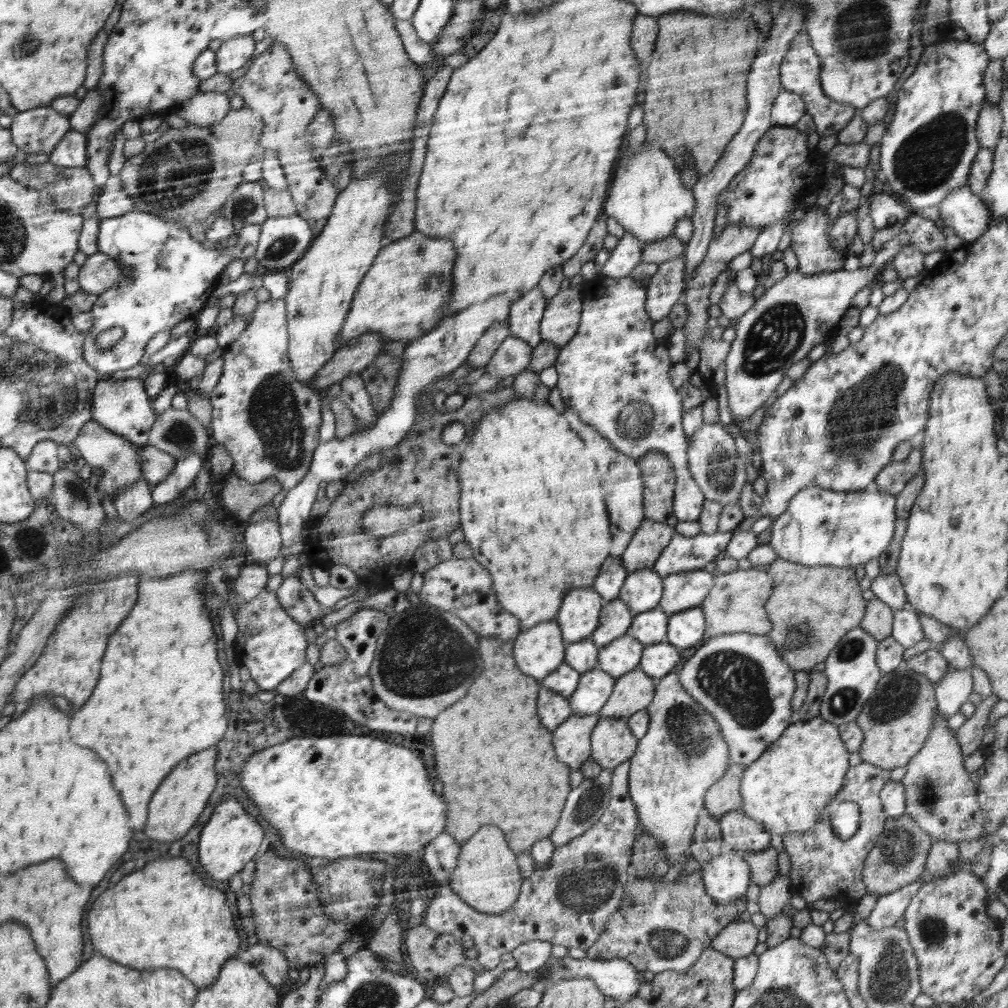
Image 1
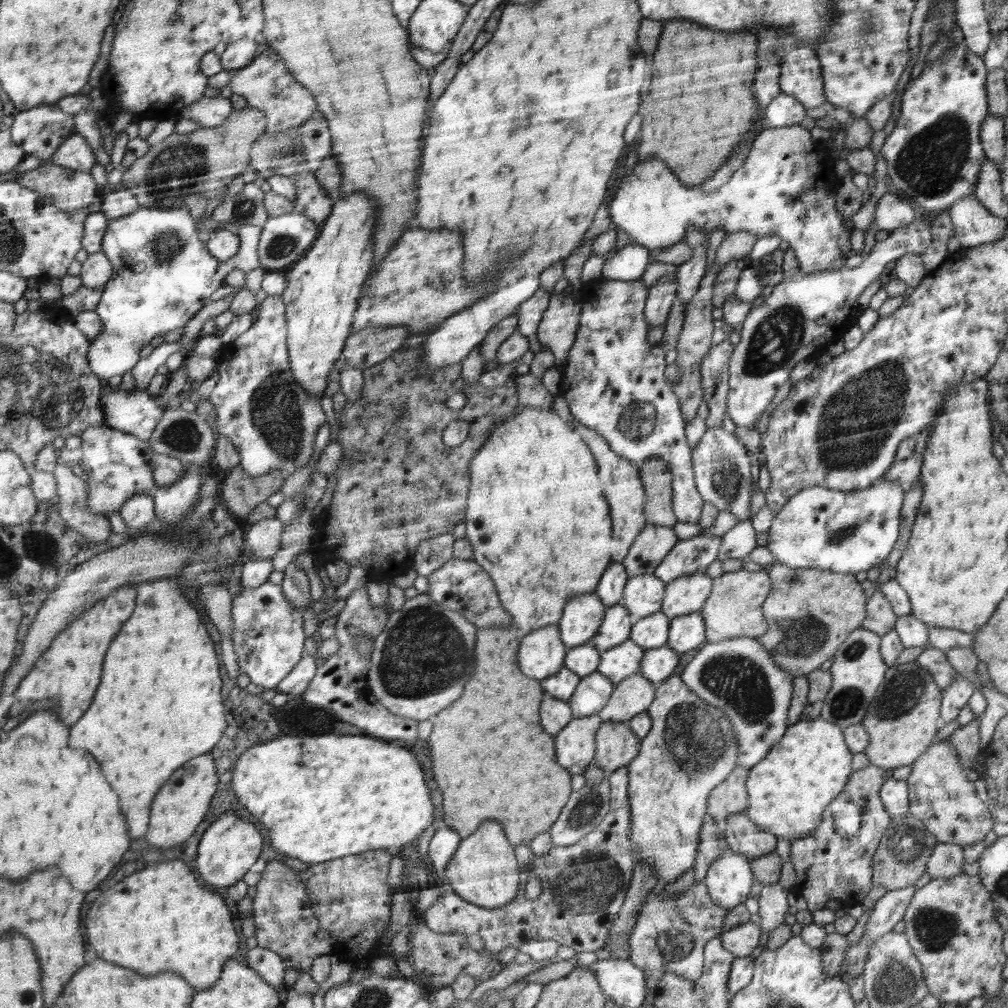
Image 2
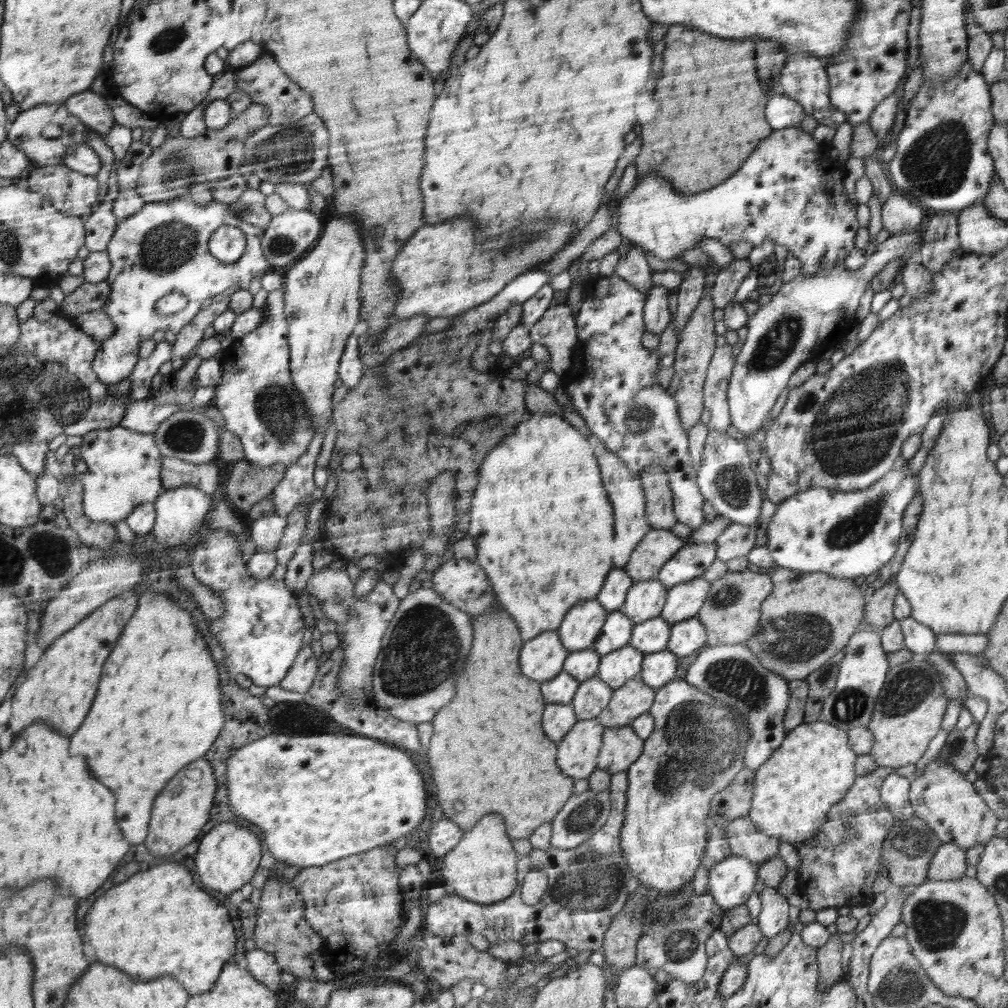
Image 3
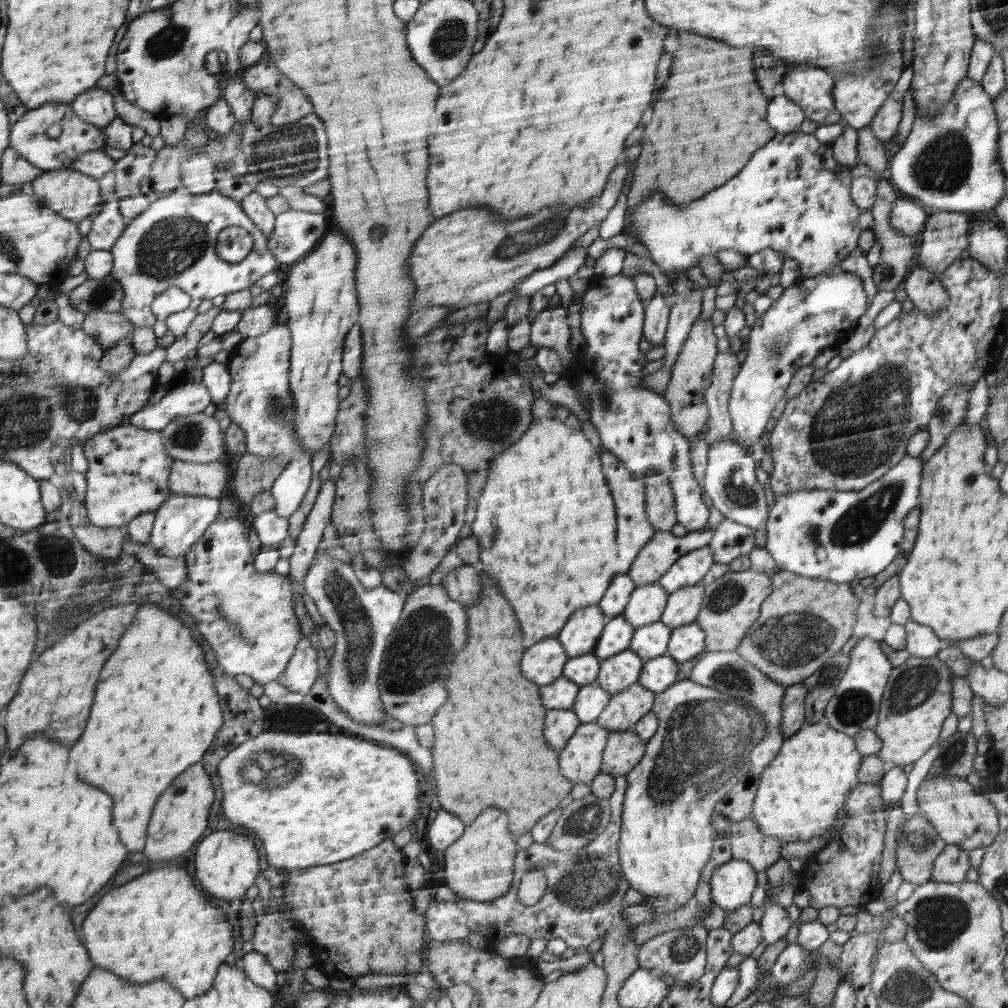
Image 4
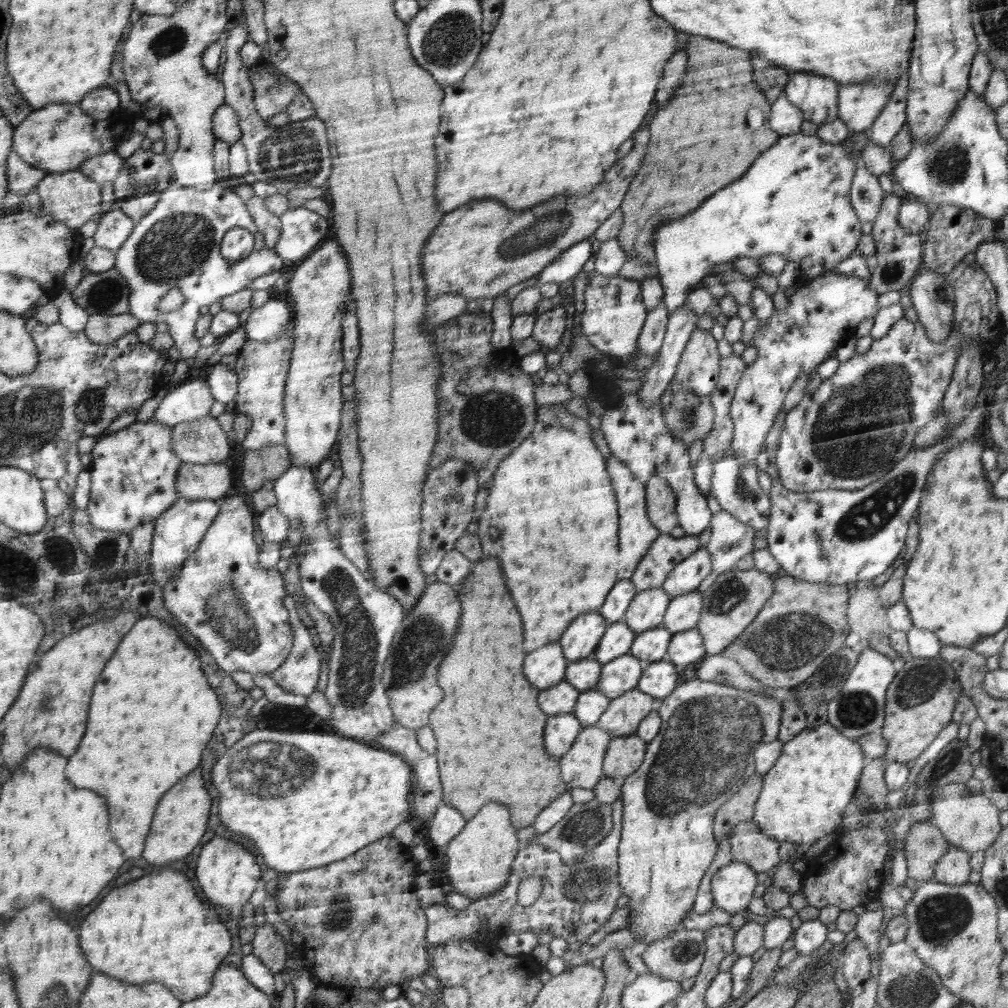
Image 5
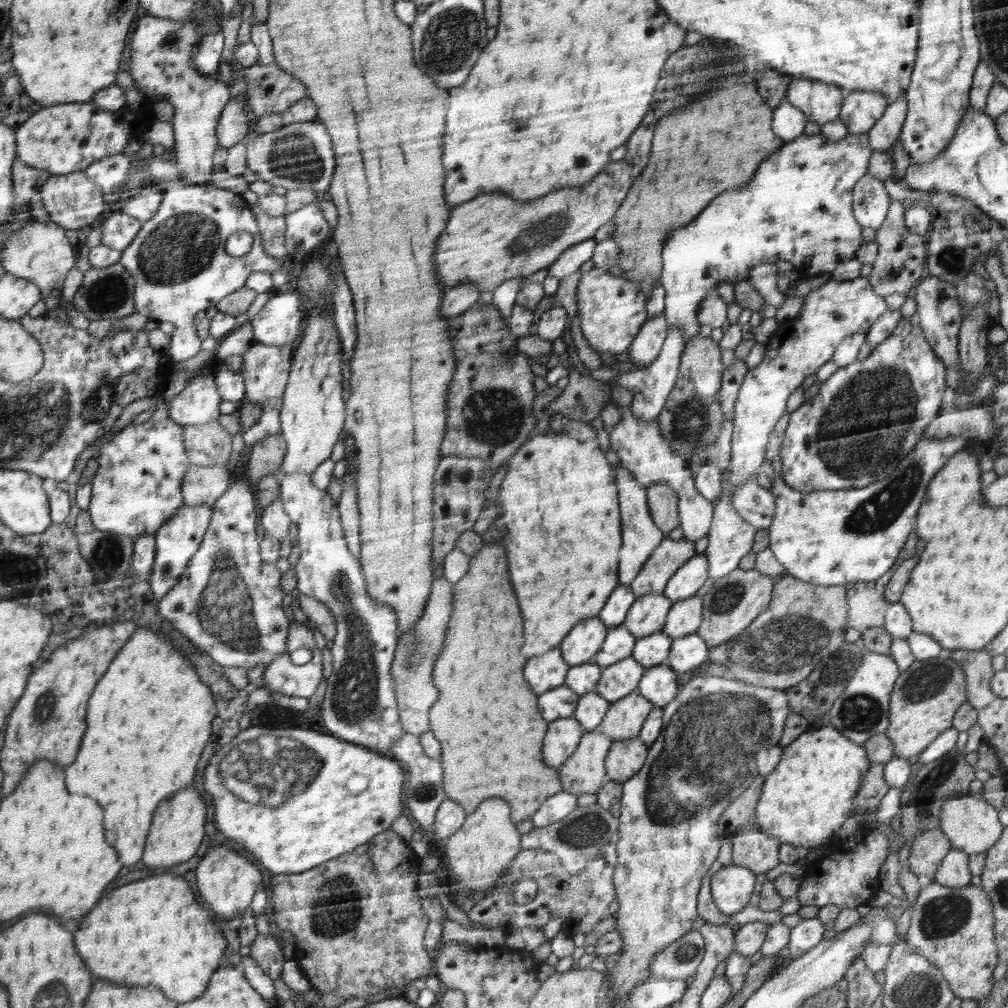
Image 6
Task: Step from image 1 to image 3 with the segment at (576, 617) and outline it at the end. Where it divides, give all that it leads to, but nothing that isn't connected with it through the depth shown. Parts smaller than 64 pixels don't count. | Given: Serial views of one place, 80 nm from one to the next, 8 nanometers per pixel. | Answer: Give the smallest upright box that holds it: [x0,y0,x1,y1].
[556,599,608,652]

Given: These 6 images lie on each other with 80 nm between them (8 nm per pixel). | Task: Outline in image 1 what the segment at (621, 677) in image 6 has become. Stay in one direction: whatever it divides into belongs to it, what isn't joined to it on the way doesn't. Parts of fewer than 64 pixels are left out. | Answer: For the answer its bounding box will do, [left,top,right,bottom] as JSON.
[598,632,646,679]

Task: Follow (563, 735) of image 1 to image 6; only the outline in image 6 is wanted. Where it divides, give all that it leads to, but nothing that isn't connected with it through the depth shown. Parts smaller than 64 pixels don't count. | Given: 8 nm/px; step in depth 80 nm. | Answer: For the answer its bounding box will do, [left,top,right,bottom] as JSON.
[560,730,613,797]

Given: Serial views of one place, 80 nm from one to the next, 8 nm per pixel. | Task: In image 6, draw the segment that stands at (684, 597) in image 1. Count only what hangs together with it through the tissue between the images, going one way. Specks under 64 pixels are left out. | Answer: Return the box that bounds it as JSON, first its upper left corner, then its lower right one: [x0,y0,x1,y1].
[663,596,703,639]

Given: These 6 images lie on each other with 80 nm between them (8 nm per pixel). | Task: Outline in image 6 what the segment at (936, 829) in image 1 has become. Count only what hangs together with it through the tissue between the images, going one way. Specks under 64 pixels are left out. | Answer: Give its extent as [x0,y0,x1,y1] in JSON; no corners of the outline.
[939,796,1006,856]

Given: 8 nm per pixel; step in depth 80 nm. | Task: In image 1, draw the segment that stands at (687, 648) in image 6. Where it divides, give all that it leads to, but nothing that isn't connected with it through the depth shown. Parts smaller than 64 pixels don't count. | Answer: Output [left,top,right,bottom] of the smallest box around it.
[667,605,704,648]

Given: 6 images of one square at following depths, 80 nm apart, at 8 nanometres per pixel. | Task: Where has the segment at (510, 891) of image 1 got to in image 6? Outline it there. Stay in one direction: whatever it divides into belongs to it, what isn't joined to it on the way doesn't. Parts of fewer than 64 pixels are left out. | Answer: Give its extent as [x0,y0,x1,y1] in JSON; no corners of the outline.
[446,798,520,891]

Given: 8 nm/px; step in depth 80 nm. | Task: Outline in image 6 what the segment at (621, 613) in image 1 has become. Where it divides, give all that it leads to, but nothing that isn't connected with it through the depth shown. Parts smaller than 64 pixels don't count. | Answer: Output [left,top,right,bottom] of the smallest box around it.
[594,625,637,667]

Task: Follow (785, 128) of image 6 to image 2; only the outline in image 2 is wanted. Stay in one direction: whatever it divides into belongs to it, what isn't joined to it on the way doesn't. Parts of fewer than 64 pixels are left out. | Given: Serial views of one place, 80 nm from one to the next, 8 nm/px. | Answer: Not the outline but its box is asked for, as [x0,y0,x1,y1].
[765,94,804,128]

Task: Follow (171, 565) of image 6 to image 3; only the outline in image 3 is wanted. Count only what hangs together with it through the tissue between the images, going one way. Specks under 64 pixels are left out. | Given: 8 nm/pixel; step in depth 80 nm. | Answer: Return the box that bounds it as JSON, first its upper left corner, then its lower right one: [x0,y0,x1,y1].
[153,485,212,548]

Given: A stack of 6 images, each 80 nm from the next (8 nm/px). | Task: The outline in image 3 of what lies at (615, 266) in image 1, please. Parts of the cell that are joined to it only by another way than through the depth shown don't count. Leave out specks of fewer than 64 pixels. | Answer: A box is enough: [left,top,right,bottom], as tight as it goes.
[613,245,654,294]

